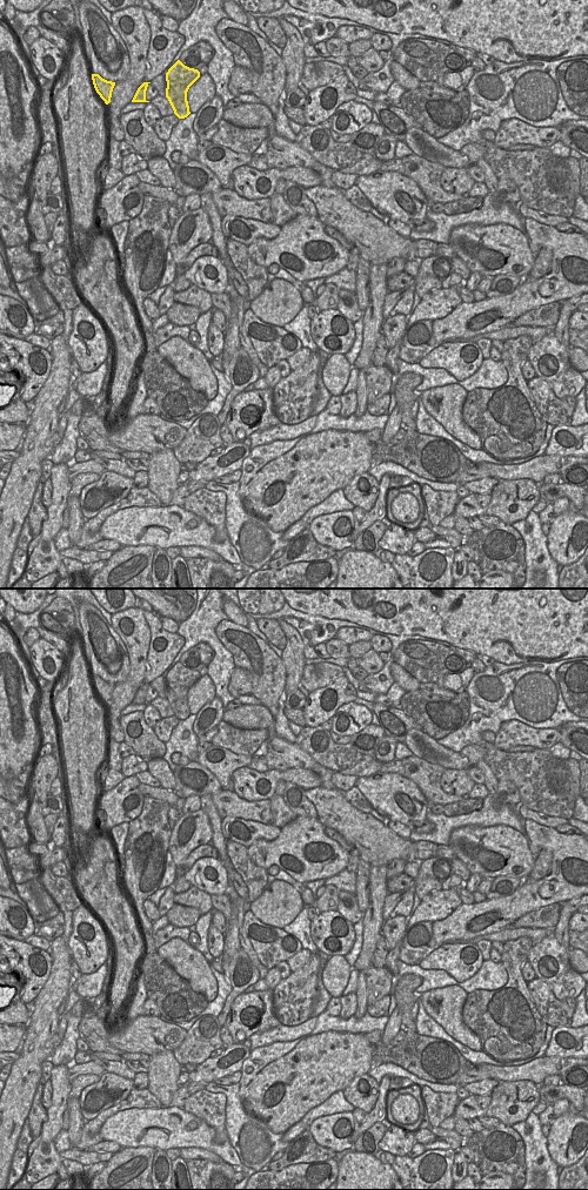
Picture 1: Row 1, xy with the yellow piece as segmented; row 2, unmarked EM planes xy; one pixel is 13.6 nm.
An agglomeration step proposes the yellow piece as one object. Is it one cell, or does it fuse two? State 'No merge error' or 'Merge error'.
Merge error

